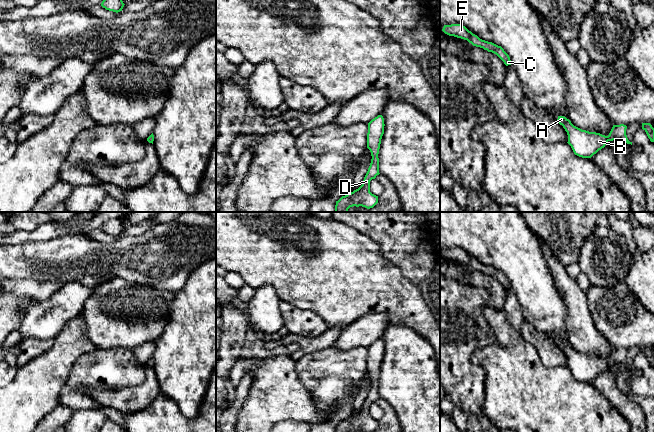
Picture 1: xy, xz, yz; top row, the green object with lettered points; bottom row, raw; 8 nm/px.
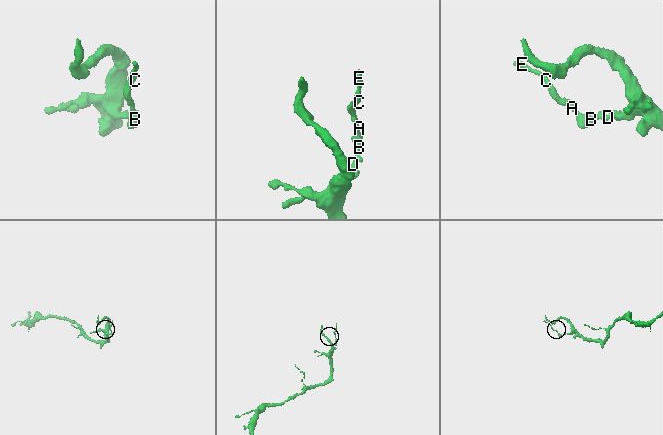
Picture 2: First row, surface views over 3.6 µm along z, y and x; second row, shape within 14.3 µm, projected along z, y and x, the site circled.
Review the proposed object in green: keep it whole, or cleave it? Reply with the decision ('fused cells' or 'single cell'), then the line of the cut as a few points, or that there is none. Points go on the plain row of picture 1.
single cell; no cut

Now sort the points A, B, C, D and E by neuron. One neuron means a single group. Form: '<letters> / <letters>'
A B C D E

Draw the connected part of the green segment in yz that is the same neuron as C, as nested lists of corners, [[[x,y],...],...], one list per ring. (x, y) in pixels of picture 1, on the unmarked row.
[[[462,248],[444,249],[442,255],[449,260],[454,260],[457,262],[467,264],[473,270],[483,272],[488,276],[492,276],[496,278],[504,286],[506,290],[511,289],[509,279],[504,275],[504,273],[501,270],[480,263],[477,259],[473,258]]]

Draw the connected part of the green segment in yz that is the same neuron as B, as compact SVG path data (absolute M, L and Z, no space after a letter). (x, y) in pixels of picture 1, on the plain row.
M558 340L558 346L563 350L568 359L568 368L575 379L582 382L591 382L605 371L608 365L623 364L631 368L626 359L627 350L624 348L613 349L608 360L596 356L589 356L574 350L569 343Z

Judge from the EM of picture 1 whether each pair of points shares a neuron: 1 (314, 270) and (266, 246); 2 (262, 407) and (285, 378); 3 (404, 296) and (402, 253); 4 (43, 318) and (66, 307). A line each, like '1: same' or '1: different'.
1: same
2: same
3: different
4: same

